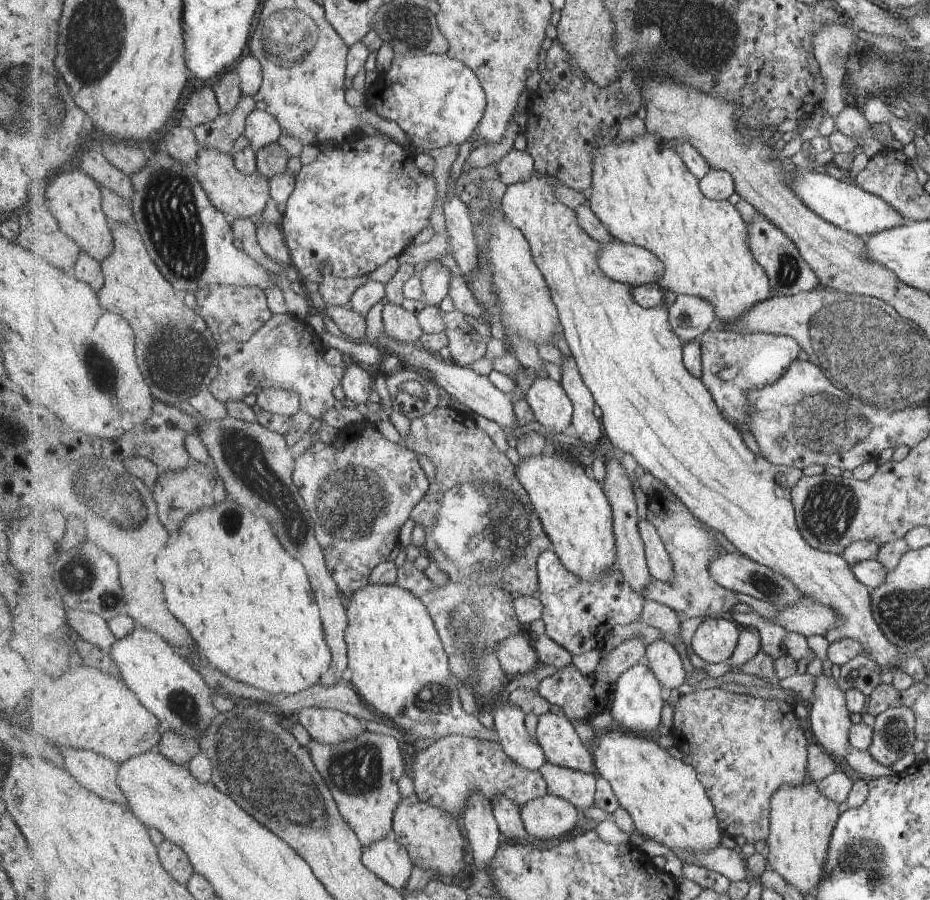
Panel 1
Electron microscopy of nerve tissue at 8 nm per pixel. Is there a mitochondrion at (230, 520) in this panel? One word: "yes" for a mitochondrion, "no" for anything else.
yes

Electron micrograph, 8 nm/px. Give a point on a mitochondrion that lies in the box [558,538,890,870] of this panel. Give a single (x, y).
(771, 586)

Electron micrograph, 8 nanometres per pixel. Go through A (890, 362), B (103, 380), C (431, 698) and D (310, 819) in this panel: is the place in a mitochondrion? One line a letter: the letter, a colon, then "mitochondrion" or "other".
A: mitochondrion
B: mitochondrion
C: mitochondrion
D: mitochondrion

